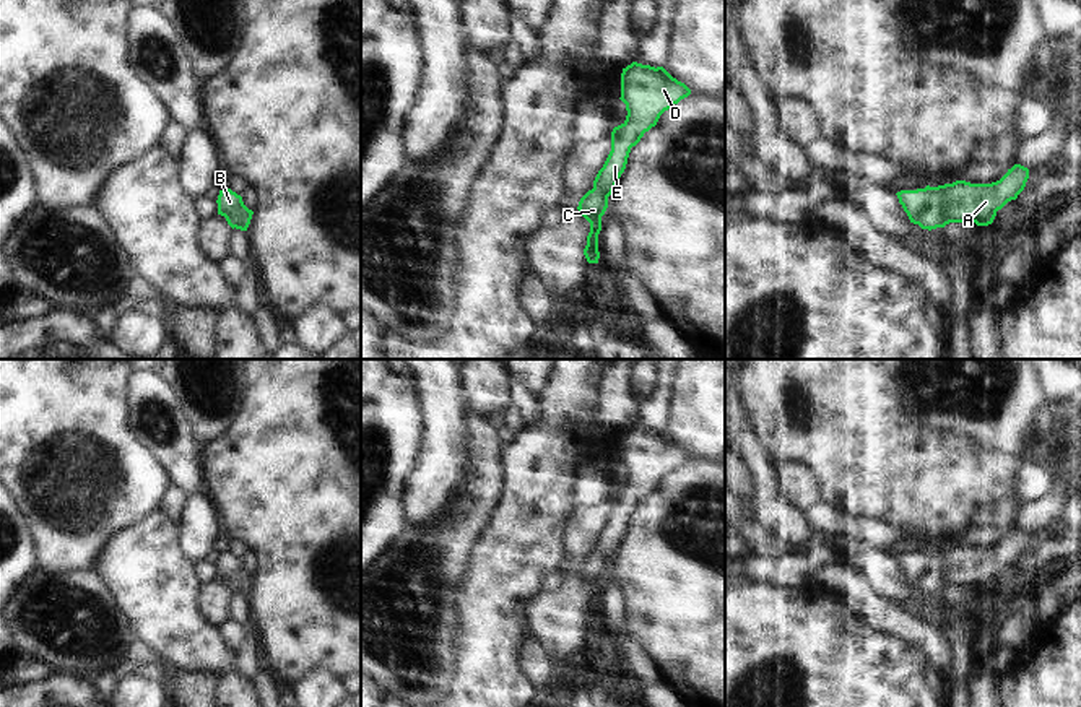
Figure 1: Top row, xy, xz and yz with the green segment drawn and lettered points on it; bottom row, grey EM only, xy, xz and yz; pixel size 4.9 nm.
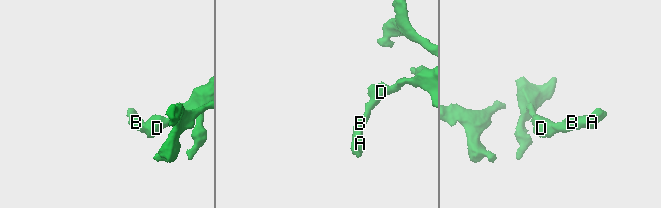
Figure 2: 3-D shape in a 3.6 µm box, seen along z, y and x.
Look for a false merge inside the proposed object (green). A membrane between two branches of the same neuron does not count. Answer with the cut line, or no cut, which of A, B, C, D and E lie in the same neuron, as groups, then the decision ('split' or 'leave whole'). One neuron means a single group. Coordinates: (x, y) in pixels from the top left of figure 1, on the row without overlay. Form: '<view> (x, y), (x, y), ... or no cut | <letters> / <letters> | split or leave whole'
no cut | A B C D E | leave whole

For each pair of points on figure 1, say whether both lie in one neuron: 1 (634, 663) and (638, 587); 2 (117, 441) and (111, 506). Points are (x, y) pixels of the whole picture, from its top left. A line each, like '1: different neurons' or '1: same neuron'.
1: different neurons
2: same neuron

